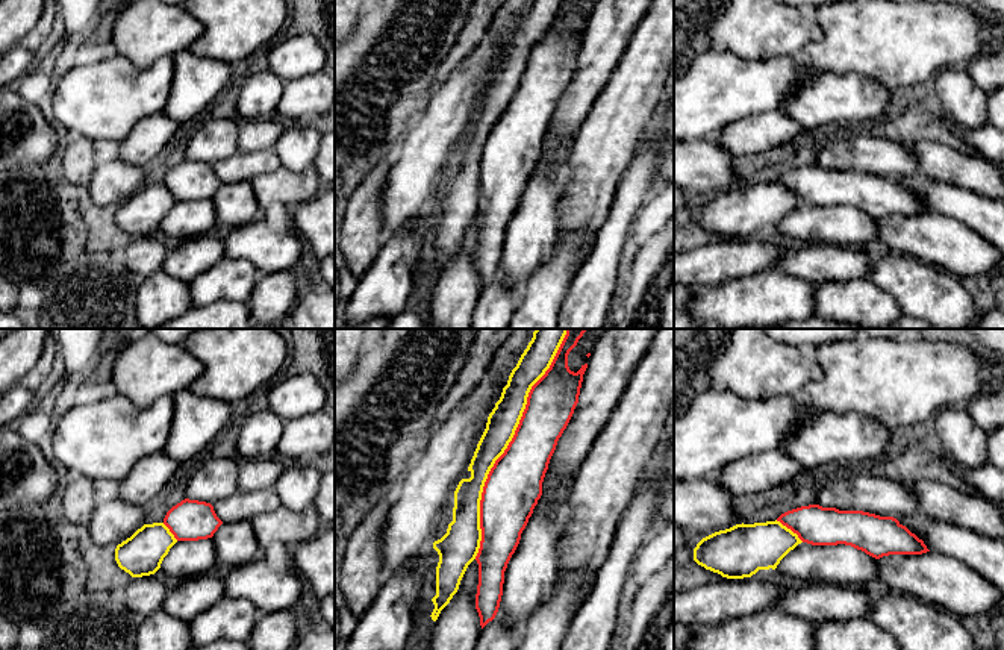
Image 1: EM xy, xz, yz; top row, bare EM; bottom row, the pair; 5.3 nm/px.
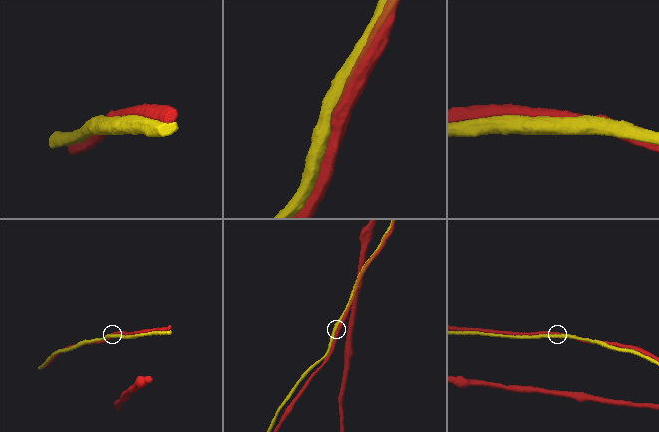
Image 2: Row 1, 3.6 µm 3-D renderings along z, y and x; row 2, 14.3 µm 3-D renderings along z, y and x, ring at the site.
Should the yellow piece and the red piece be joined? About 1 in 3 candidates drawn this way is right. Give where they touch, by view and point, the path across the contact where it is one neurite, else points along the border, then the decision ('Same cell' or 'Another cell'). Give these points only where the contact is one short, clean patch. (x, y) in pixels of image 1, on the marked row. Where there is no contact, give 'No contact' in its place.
Touches yellow at xz (508, 444). Another cell

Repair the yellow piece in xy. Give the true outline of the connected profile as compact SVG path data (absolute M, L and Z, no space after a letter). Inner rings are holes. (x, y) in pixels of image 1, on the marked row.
M164 523L144 524L115 548L115 561L132 577L154 574L177 542Z

